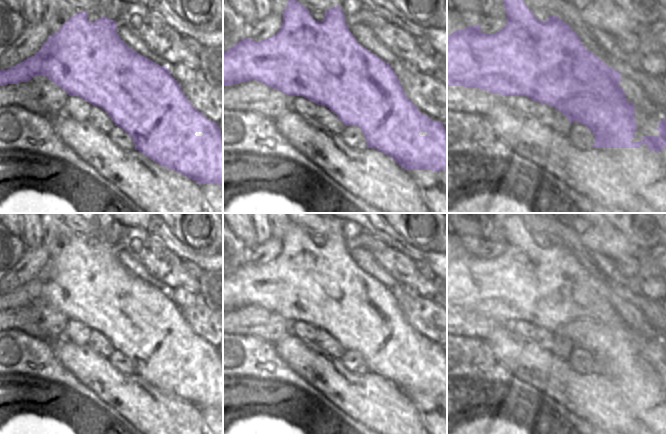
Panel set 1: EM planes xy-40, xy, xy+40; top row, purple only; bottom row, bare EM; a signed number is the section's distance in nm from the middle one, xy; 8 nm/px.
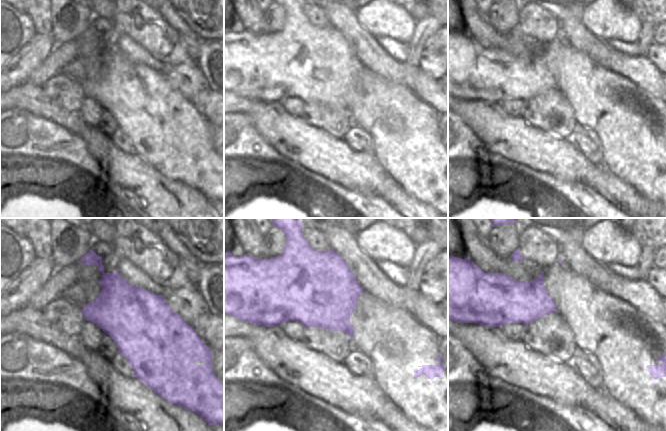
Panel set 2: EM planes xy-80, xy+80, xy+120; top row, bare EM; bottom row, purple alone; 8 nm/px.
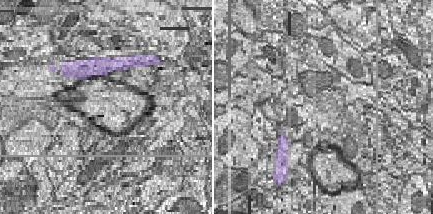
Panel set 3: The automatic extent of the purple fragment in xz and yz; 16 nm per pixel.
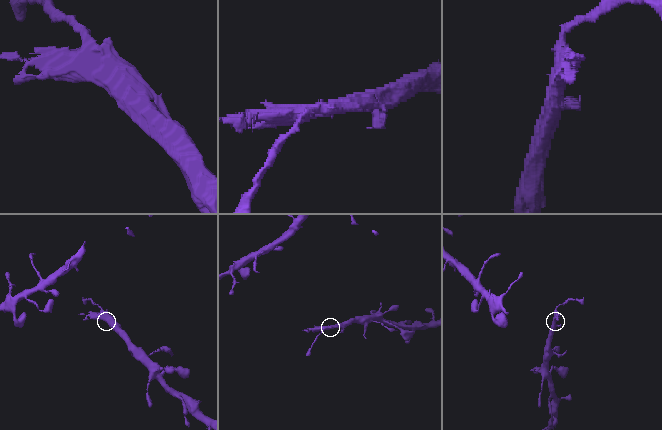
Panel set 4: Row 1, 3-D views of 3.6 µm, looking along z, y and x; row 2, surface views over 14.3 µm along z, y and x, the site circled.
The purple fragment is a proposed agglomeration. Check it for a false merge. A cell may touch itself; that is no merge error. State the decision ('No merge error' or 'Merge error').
No merge error

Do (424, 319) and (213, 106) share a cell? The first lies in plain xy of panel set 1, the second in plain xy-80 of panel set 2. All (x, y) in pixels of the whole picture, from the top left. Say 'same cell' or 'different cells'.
same cell

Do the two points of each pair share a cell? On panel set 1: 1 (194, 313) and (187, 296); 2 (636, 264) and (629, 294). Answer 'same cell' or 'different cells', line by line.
1: different cells
2: different cells

